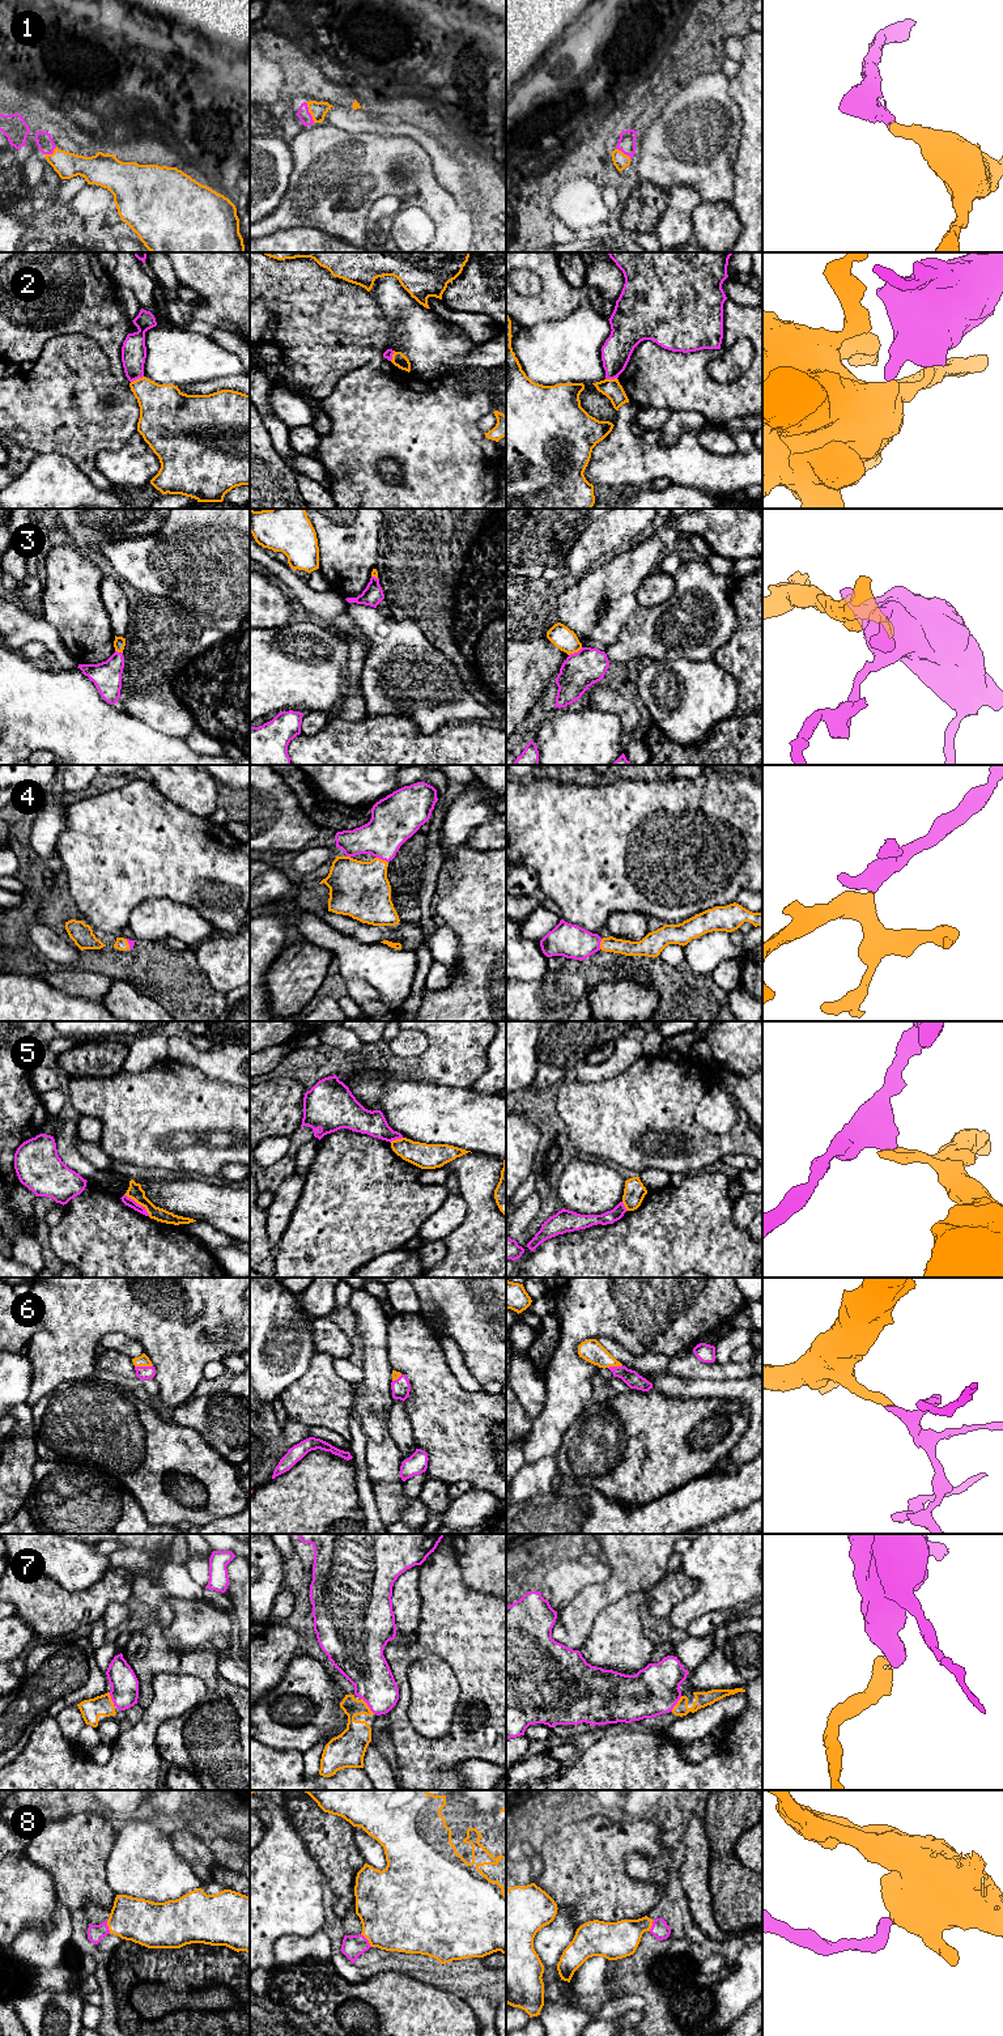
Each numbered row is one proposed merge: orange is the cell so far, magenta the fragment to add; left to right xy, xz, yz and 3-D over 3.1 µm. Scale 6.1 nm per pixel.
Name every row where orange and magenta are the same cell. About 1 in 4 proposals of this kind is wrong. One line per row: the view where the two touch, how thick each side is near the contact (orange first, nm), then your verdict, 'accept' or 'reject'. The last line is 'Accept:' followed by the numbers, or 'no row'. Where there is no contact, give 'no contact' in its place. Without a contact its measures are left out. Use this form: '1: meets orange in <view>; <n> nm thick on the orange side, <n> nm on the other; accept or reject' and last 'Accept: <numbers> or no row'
1: meets orange in xz; 110 nm thick on the orange side, 80 nm on the other; accept
2: meets orange in xy; 300 nm thick on the orange side, 160 nm on the other; reject
3: meets orange in yz; 140 nm thick on the orange side, 220 nm on the other; reject
4: meets orange in xz; 360 nm thick on the orange side, 280 nm on the other; accept
5: meets orange in xy; 90 nm thick on the orange side, 50 nm on the other; reject
6: meets orange in xy; 70 nm thick on the orange side, 80 nm on the other; accept
7: meets orange in xz; 190 nm thick on the orange side, 280 nm on the other; accept
8: meets orange in xz; 480 nm thick on the orange side, 140 nm on the other; accept
Accept: 1, 4, 6, 7, 8

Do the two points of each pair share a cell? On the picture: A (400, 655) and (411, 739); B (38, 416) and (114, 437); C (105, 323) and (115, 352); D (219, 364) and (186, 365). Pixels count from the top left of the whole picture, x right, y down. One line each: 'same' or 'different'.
A: different
B: same
C: same
D: same

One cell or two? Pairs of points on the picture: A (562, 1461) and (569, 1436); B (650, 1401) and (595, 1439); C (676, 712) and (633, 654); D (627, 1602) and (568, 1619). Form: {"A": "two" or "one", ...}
{"A": "one", "B": "one", "C": "two", "D": "two"}

